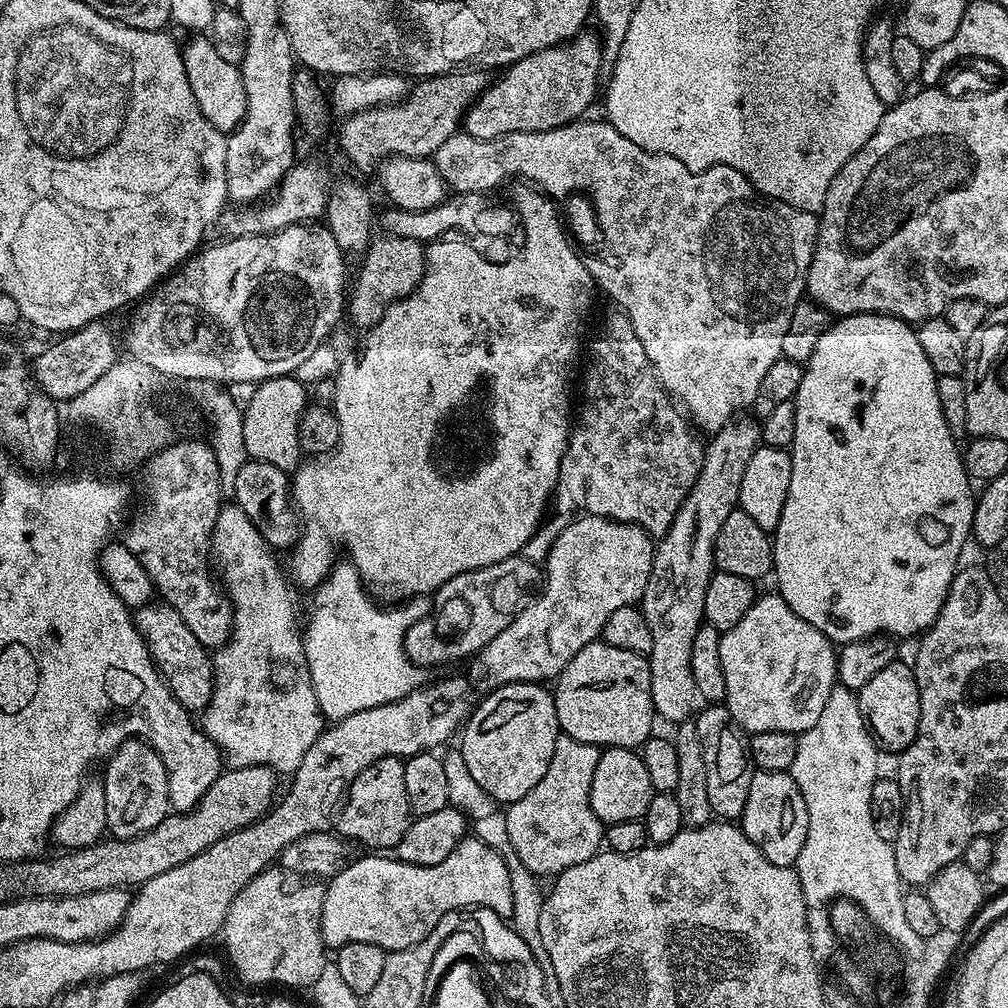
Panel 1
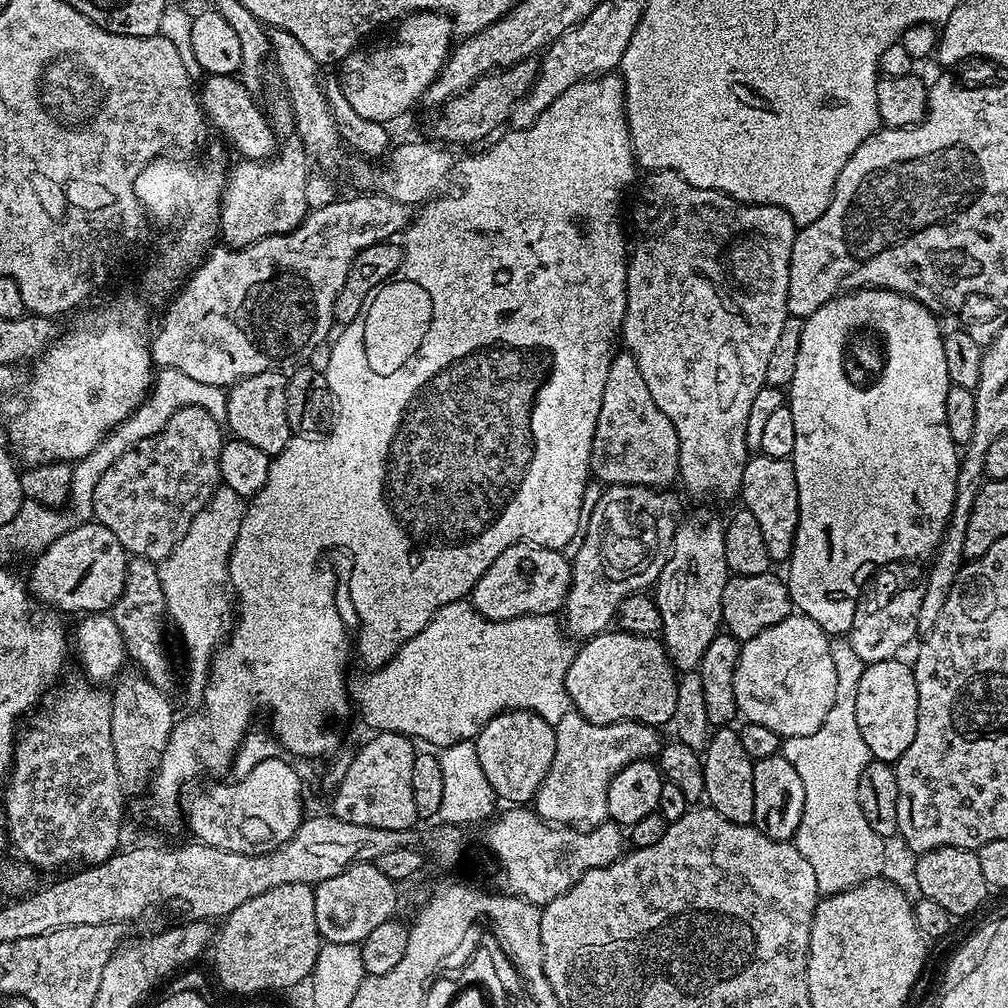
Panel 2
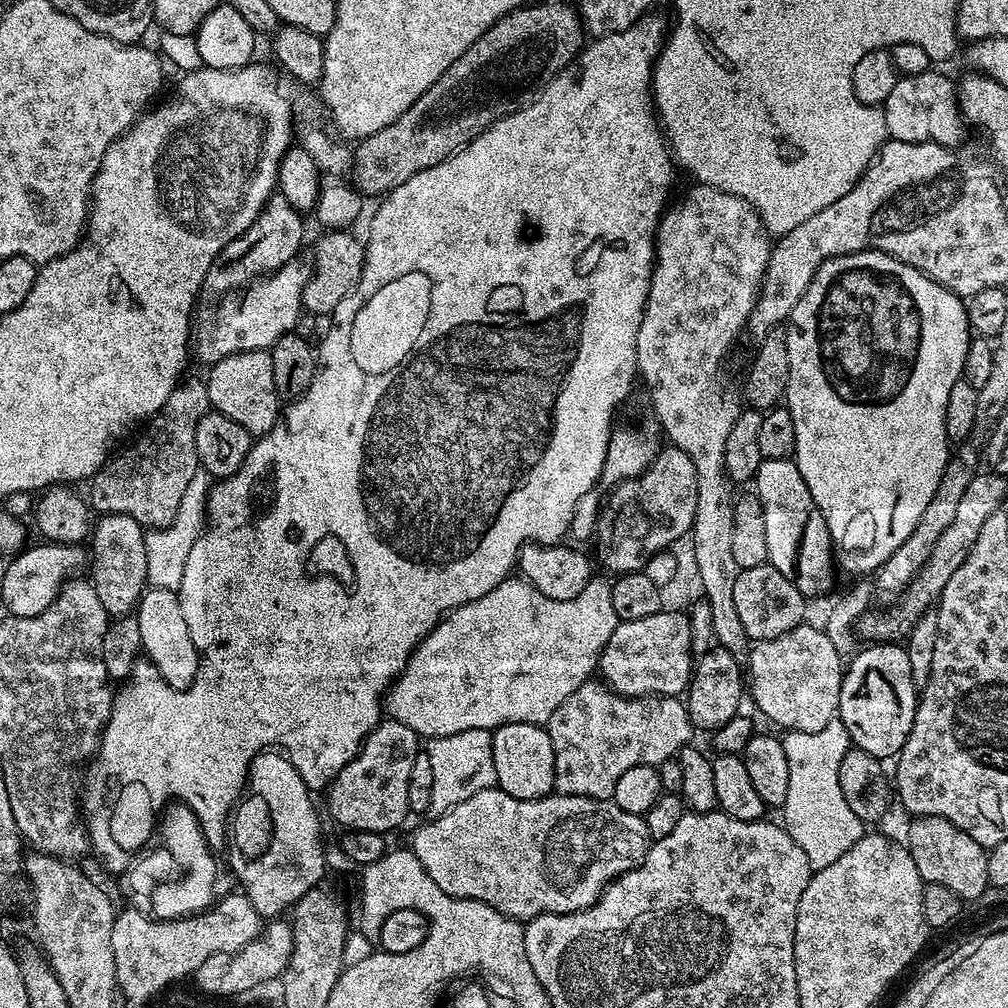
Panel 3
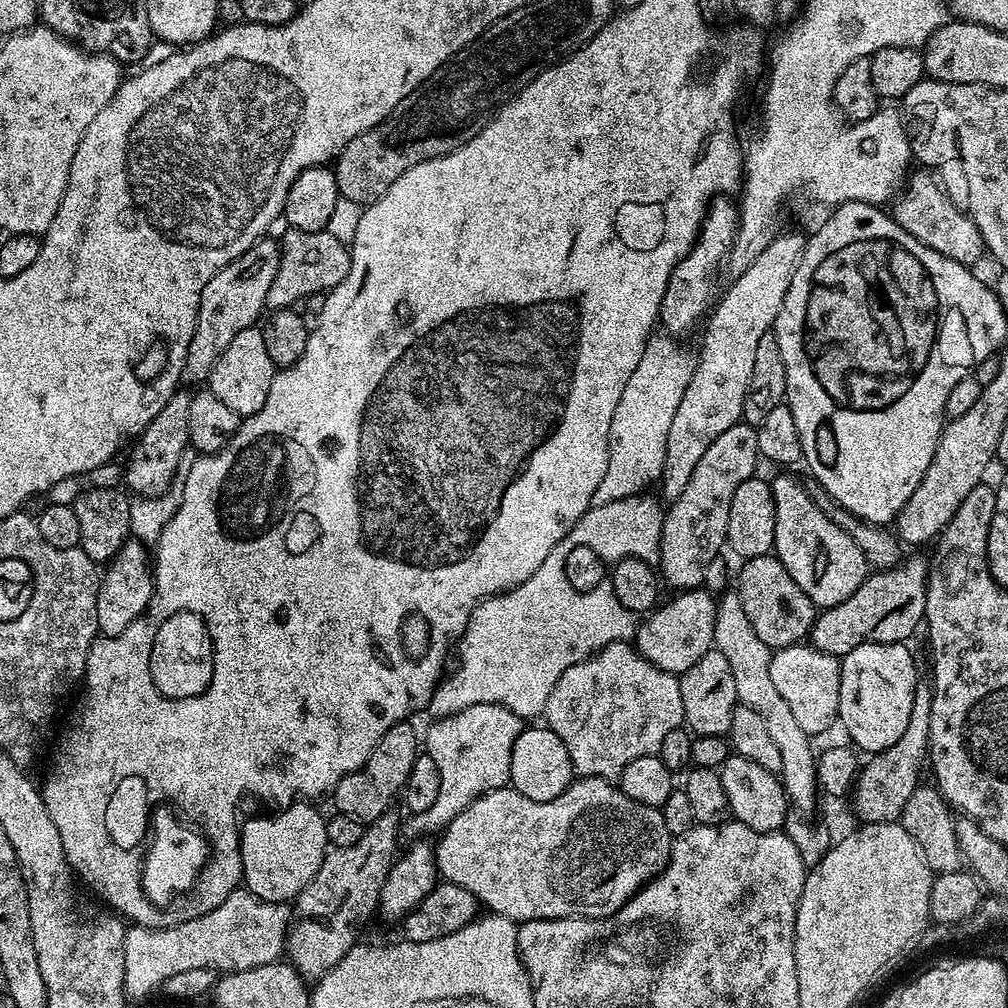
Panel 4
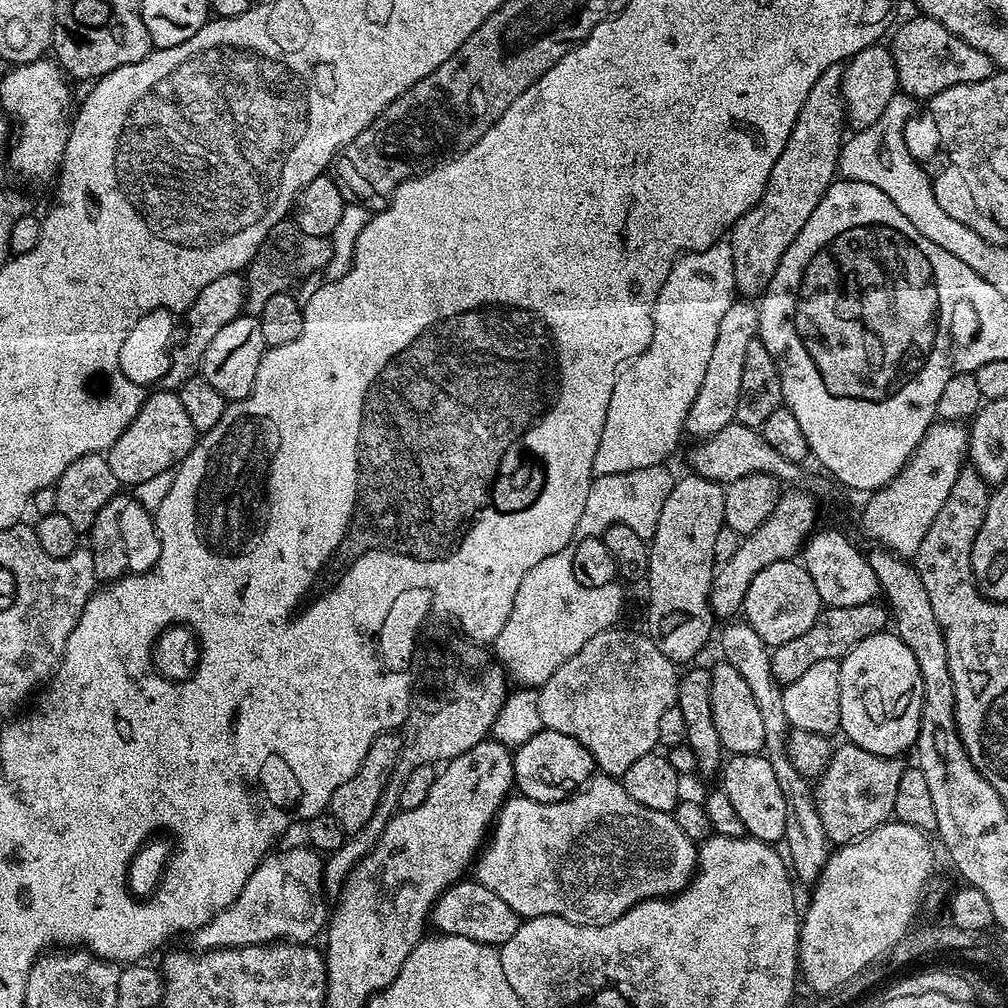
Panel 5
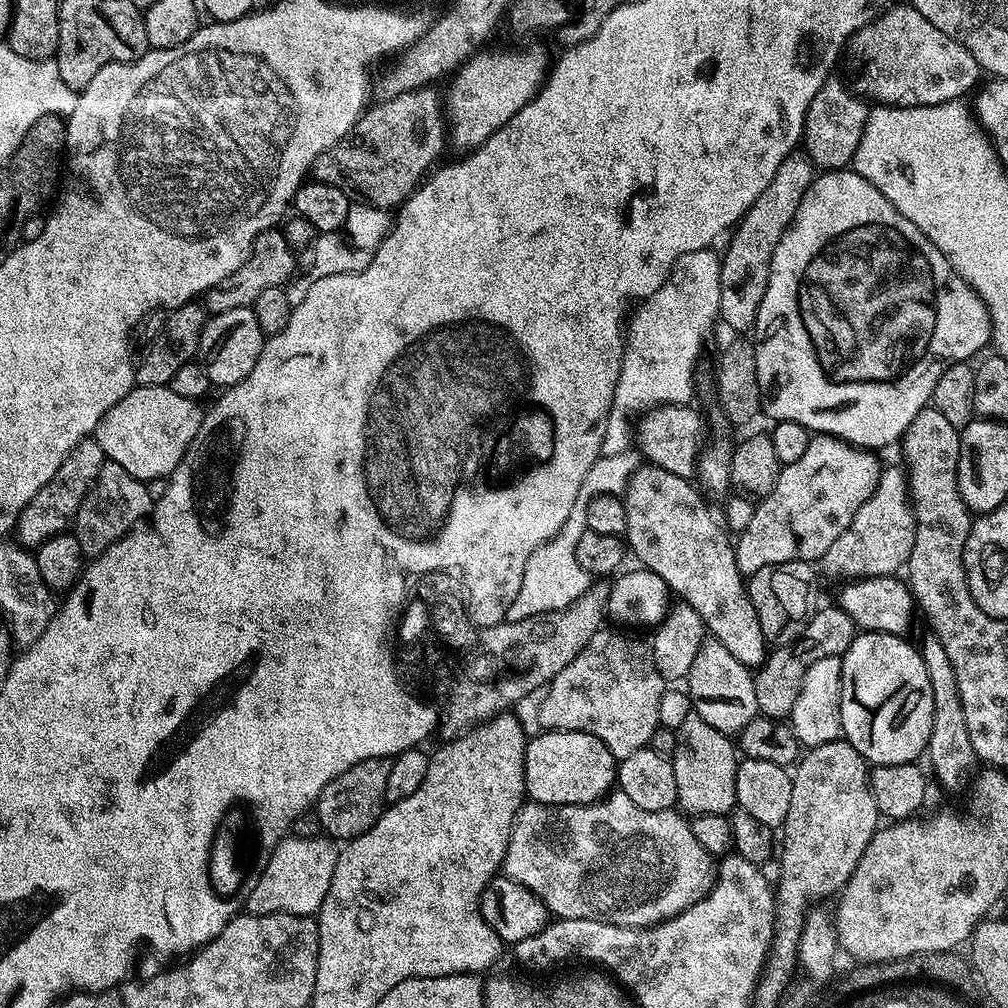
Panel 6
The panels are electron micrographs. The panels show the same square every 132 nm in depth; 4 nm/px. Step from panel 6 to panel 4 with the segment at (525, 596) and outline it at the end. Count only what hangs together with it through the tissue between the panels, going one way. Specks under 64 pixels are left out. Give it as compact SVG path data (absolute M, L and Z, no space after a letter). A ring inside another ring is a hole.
M568 544L554 546L550 554L546 554L546 562L509 592L501 592L499 596L488 596L477 603L476 609L470 614L466 630L460 636L460 668L441 679L436 685L432 701L427 711L433 717L441 718L455 715L464 708L479 703L496 703L513 711L514 714L530 718L539 717L543 713L546 702L550 698L550 690L558 683L558 678L570 666L580 664L596 652L601 652L619 640L628 642L636 635L638 627L637 613L626 610L614 594L611 583L605 582L594 586L589 592L579 592L570 586L564 573L566 554L570 554Z

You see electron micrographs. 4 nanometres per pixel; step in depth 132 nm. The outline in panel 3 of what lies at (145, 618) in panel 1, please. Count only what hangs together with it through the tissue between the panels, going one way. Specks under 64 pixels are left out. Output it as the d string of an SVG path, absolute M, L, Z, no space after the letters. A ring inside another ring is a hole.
M126 514L101 515L95 521L90 537L90 579L98 594L98 602L102 602L109 617L135 613L141 596L149 587L145 531L137 520Z

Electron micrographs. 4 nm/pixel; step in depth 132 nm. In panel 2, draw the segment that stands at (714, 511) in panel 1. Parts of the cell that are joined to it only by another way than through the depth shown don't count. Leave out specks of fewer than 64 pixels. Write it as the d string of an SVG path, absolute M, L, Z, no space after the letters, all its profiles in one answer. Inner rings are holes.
M696 512L681 523L674 534L666 566L654 585L658 614L662 616L662 643L672 660L672 667L683 674L699 669L706 646L722 628L722 590L729 578L724 549L723 519L708 512Z

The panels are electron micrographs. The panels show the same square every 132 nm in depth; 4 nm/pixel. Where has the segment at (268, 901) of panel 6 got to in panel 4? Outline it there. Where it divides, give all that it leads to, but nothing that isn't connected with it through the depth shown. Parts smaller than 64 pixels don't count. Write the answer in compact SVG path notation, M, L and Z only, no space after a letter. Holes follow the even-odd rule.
M247 890L232 892L210 914L195 916L169 928L129 927L124 934L125 993L133 1001L140 1000L155 988L163 989L166 978L174 978L174 974L186 970L211 968L217 974L227 974L277 963L285 955L289 927L288 904L262 901Z

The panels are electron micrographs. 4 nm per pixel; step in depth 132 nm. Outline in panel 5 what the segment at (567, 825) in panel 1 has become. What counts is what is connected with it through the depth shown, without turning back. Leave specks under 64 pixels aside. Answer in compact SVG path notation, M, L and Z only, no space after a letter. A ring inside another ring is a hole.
M613 626L594 634L594 638L590 638L590 642L586 642L586 646L582 646L582 650L578 650L578 654L574 654L574 658L562 662L562 666L558 666L558 670L554 670L552 677L538 690L538 711L541 714L543 727L549 732L566 734L570 738L582 742L582 746L586 746L586 750L590 750L593 765L603 775L617 778L622 778L626 774L626 770L630 770L630 766L634 766L634 762L638 762L638 758L649 755L655 749L652 747L657 747L660 744L658 722L665 710L676 704L676 689L678 687L678 671L676 672L677 665L674 661L666 658L666 654L662 654L662 650L658 650L658 646L654 646L654 642L643 631L631 632L628 628L620 627Z

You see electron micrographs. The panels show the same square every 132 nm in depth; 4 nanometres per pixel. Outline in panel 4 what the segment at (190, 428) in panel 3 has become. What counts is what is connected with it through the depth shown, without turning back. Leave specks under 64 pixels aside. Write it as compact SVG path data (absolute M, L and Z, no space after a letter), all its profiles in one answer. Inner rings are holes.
M178 390L158 410L156 417L144 427L138 439L135 441L136 449L132 452L132 457L122 468L122 480L126 485L127 491L140 496L151 496L167 491L173 483L172 480L181 471L180 459L184 456L184 451L189 451L188 427L190 426L190 402L192 401L192 392L188 390ZM186 391L186 392L184 392ZM180 468L180 469L179 469ZM172 480L172 481L171 481ZM132 491L132 492L131 492Z

